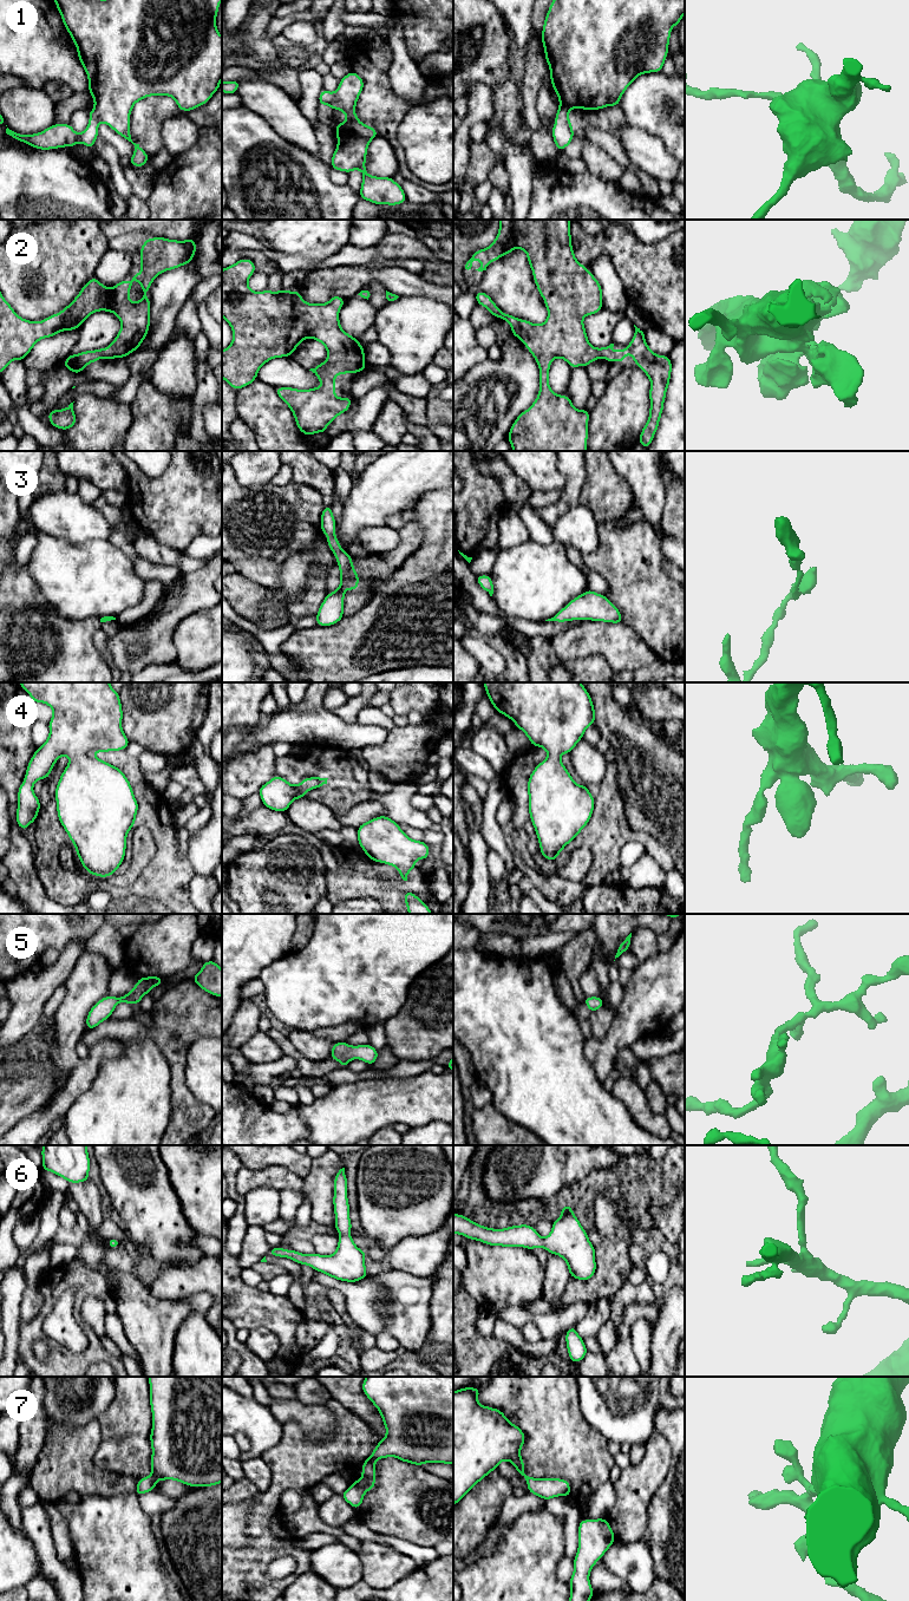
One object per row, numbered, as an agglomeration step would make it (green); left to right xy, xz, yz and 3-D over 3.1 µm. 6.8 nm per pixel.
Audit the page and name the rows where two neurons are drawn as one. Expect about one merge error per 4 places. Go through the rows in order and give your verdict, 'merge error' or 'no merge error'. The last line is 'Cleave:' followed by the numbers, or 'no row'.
1: no merge error
2: no merge error
3: no merge error
4: no merge error
5: no merge error
6: no merge error
7: no merge error
Cleave: no row

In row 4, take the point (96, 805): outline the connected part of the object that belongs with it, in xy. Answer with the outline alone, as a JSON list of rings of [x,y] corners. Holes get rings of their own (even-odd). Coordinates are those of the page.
[[[19,682],[19,685],[34,703],[48,705],[53,711],[53,717],[48,721],[48,738],[32,756],[27,764],[25,779],[19,786],[17,824],[25,831],[31,823],[35,822],[41,804],[33,792],[34,783],[39,779],[47,779],[55,762],[61,756],[70,757],[71,759],[59,778],[54,793],[58,818],[73,843],[85,870],[91,875],[109,877],[117,871],[124,861],[126,836],[136,824],[135,819],[138,812],[138,802],[122,770],[92,756],[93,752],[125,750],[130,743],[122,728],[123,710],[119,693],[111,687],[110,682]]]

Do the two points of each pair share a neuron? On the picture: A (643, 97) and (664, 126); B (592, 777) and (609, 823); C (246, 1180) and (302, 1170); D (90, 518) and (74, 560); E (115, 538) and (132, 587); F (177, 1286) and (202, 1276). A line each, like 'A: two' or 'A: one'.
A: one
B: two
C: two
D: two
E: two
F: one

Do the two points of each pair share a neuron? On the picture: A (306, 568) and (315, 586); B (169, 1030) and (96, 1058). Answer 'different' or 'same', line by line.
A: different
B: different

